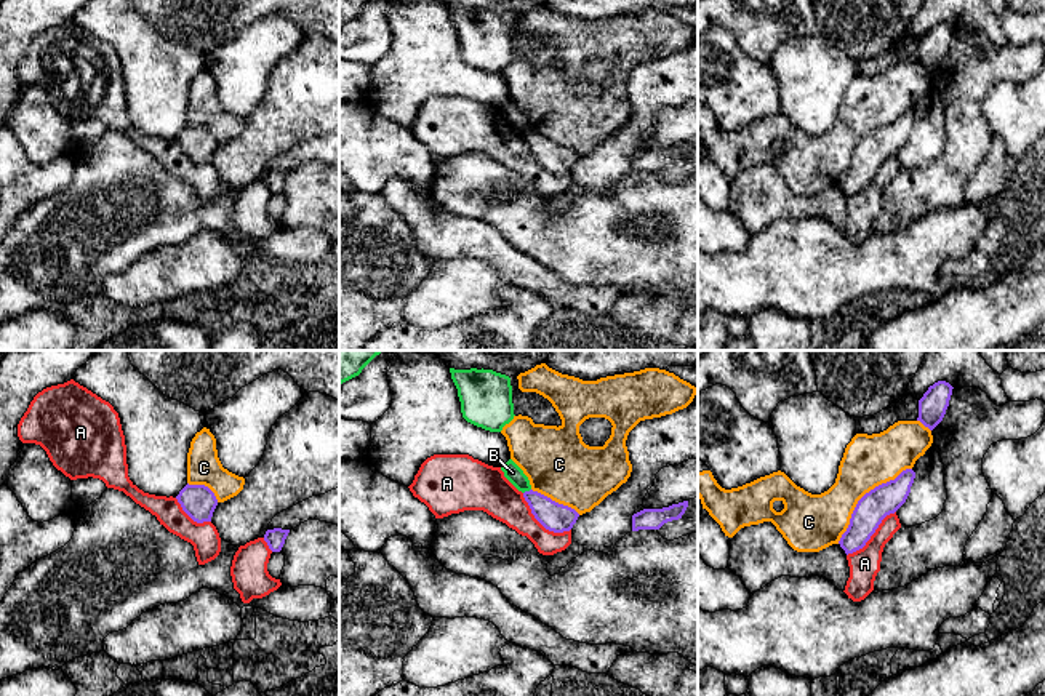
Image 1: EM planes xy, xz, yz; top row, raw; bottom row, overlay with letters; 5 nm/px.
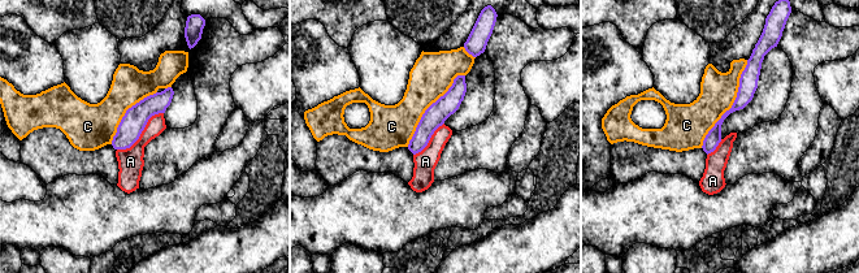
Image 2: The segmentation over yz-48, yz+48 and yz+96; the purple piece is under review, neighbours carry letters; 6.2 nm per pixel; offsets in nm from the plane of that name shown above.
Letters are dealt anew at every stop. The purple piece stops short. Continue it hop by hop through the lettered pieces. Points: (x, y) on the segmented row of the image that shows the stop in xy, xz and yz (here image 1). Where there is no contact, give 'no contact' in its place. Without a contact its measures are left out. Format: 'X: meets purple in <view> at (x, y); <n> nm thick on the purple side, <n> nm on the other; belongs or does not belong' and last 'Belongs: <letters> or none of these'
A: meets purple in xz at (541, 524); 150 nm thick on the purple side, 190 nm on the other; does not belong
B: meets purple in xz at (527, 492); 150 nm thick on the purple side, 90 nm on the other; does not belong
C: meets purple in yz at (863, 496); 160 nm thick on the purple side, 260 nm on the other; does not belong
Belongs: none of these

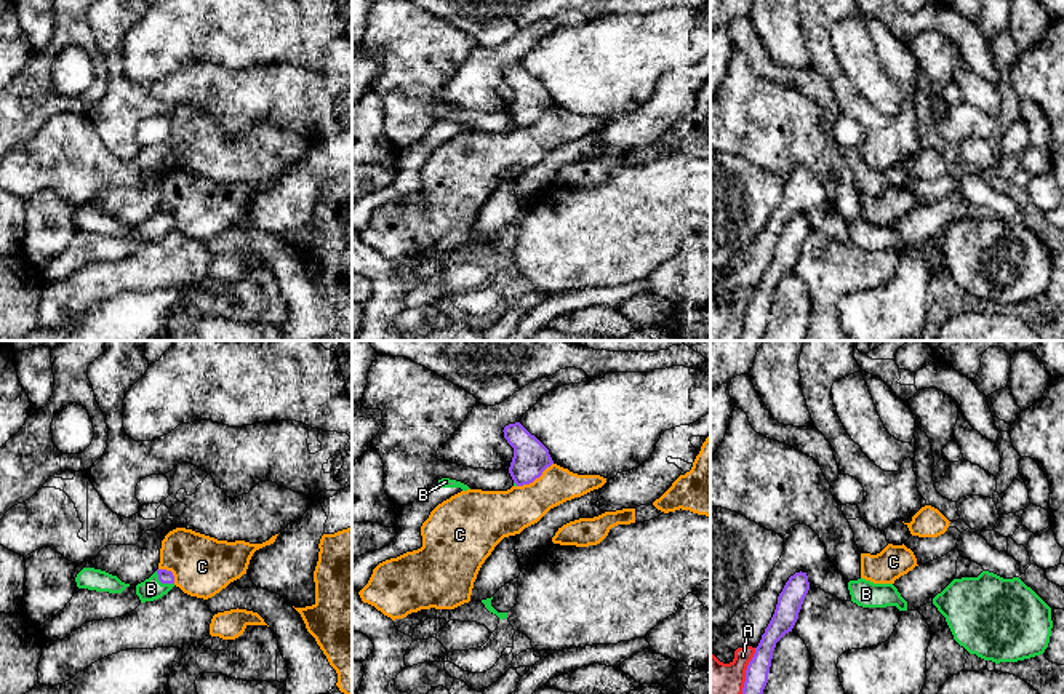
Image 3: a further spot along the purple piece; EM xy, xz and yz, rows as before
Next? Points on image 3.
A: meets purple in yz at (746, 670); 110 nm thick on the purple side, 180 nm on the other; does not belong
B: meets purple in xy at (162, 582); 70 nm thick on the purple side, 110 nm on the other; belongs
C: meets purple in xz at (535, 478); 180 nm thick on the purple side, 240 nm on the other; does not belong
Belongs: B

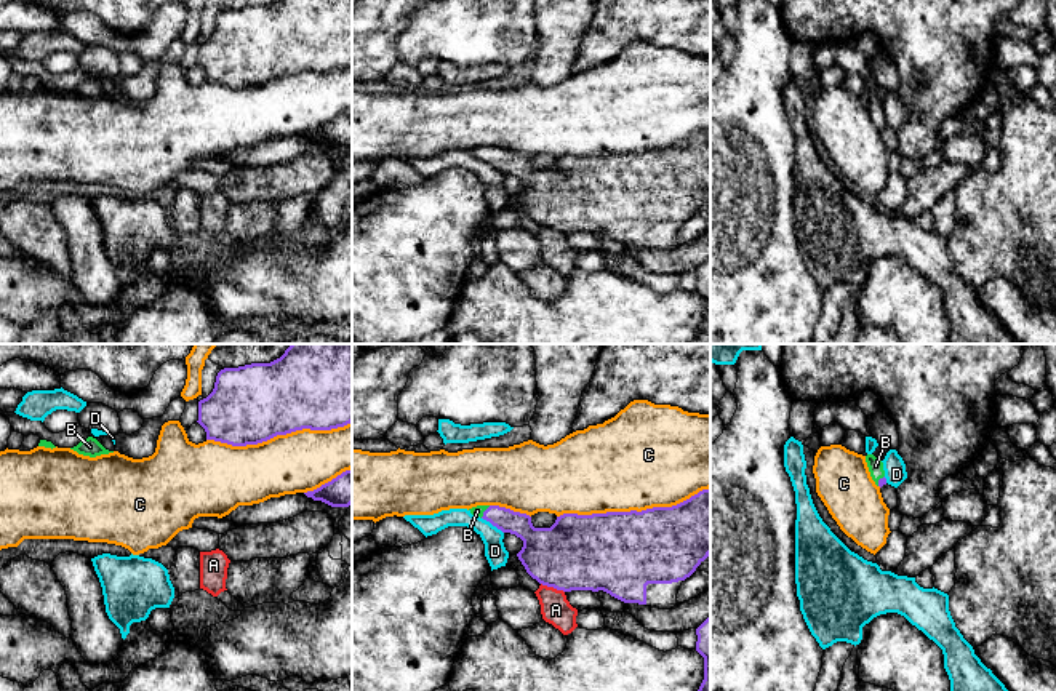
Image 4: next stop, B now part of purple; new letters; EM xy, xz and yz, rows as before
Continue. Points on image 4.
A: meets purple in xz at (552, 586); 380 nm thick on the purple side, 150 nm on the other; does not belong
B: meets purple in xz at (484, 512); 120 nm thick on the purple side, 50 nm on the other; belongs
C: meets purple in xz at (632, 511); 420 nm thick on the purple side, 500 nm on the other; does not belong
D: meets purple in xz at (493, 525); 160 nm thick on the purple side, 110 nm on the other; does not belong
Belongs: B

